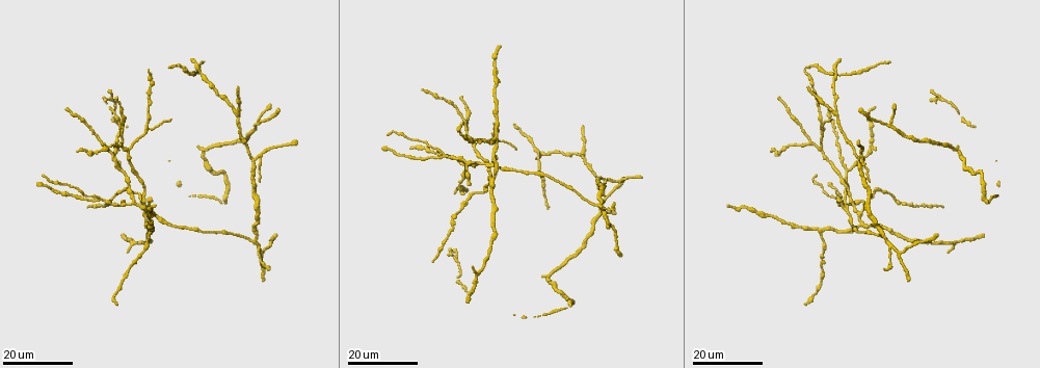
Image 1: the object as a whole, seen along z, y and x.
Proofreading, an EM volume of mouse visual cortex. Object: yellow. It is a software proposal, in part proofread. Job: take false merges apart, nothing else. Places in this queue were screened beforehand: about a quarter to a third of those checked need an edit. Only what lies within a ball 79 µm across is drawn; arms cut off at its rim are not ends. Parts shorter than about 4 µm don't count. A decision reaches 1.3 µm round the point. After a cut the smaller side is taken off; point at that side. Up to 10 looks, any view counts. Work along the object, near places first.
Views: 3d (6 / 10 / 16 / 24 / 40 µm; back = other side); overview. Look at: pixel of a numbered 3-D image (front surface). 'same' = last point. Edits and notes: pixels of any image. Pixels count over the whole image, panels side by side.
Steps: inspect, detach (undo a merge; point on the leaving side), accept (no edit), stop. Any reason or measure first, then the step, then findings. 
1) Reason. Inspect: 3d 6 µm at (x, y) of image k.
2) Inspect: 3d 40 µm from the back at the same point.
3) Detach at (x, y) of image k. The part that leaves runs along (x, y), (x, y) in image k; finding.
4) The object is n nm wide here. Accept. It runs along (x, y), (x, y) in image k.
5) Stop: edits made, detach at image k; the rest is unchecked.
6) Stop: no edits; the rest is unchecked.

Inspect: 3d 24 µm at (889, 124) of image 1.

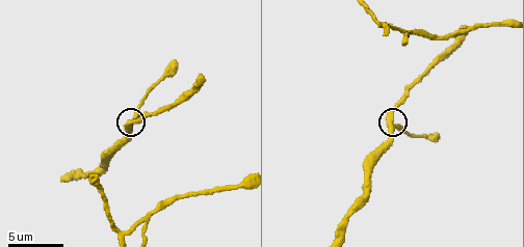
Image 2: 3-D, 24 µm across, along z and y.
Inspect: 3d 6 µm at (393, 127) of image 2.

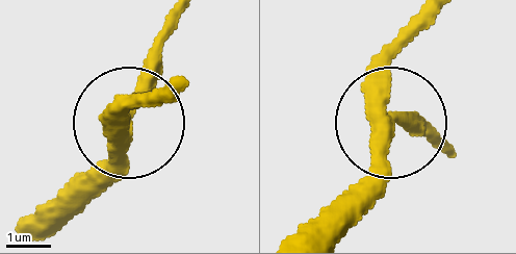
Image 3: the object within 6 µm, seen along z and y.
From behind. Inspect: 3d 6 µm from the back at (385, 122) of image 3.

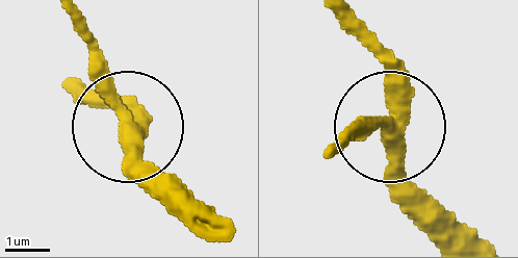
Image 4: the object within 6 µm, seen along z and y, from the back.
3 arms meet here. Accept. Continuous, no second neuron.

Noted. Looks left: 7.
Two arms in line, one across. Inspect: 3d 24 µm at (809, 143) of image 1.

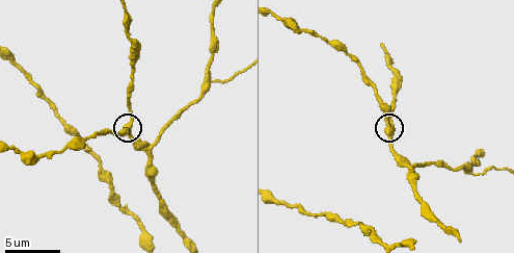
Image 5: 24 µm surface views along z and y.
Inspect: 3d 6 µm at (125, 127) of image 5.

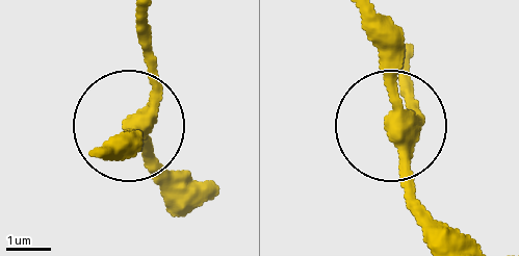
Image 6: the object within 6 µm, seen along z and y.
The object is 340 nm wide here. Accept. All the same neuron.

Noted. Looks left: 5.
Three-way junction. Inspect: 3d 6 µm at (149, 146) of image 5.

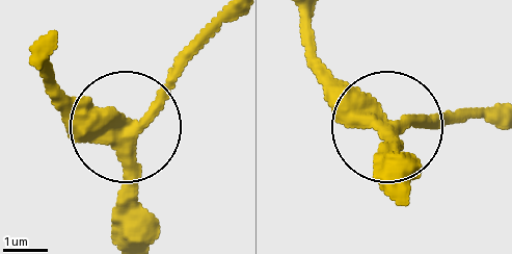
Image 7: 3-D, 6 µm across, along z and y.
Inspect: 3d 6 µm from the back at (396, 125) of image 7.

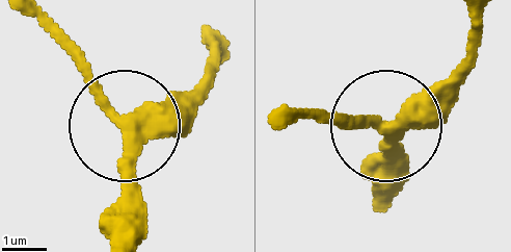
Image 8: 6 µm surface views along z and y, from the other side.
3 arms meet here. Accept. All the same neuron.

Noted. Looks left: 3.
Three arms meet. Inspect: 3d 16 µm at (472, 170) of image 5.

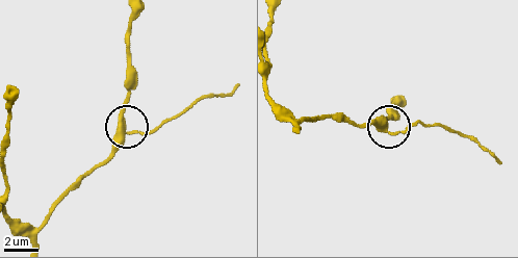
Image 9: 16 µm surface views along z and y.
The object is 360 nm wide here. Accept. Continuous, no second neuron.

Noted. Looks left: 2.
Side arm on a straight run. Inspect: 3d 24 µm at (445, 154) of image 1.

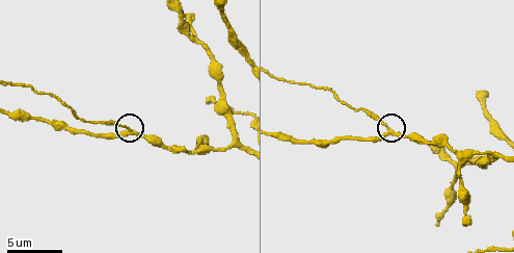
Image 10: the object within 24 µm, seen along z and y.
Zoom in. Inspect: 3d 6 µm at (127, 127) of image 10.

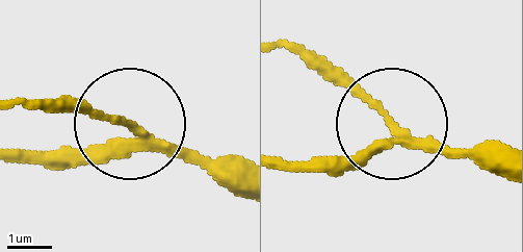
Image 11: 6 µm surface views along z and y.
Detach at (96, 117) of image 11. The part that leaves runs along (146, 136), (26, 103) in image 11; two neurons meet here.

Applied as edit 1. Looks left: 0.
Stop: edits made, detach at image 11; the rest is unchecked.

